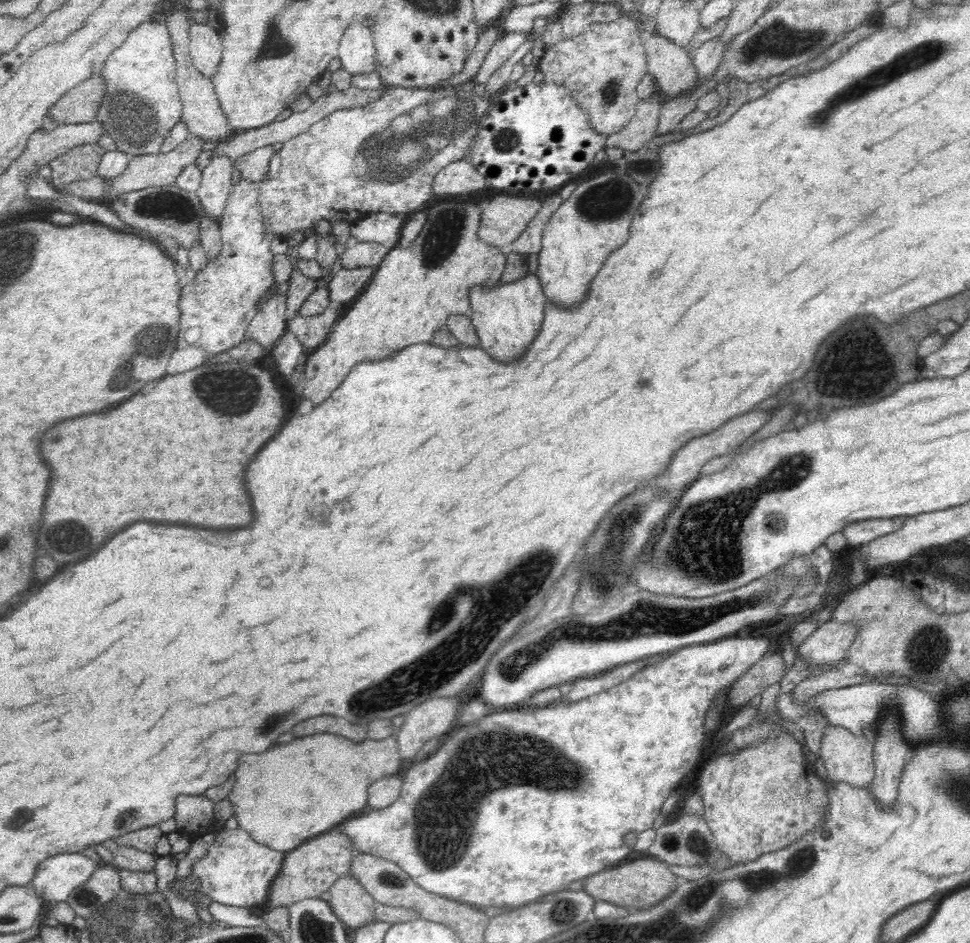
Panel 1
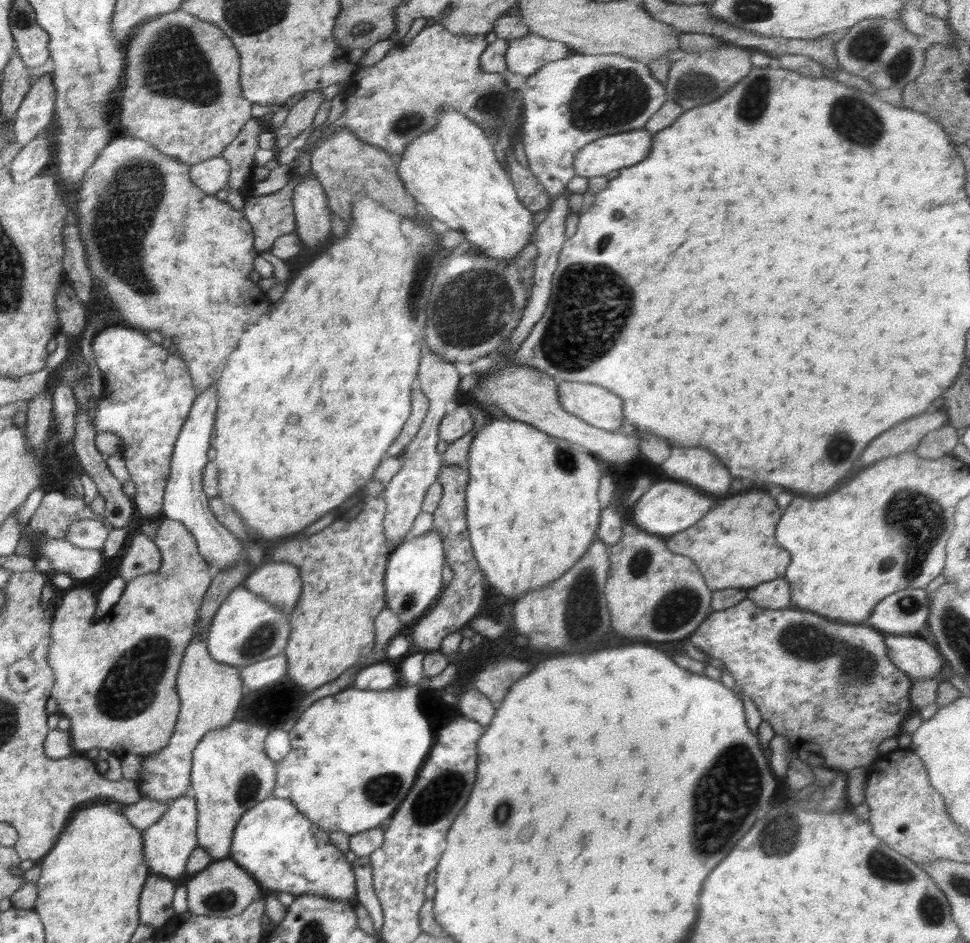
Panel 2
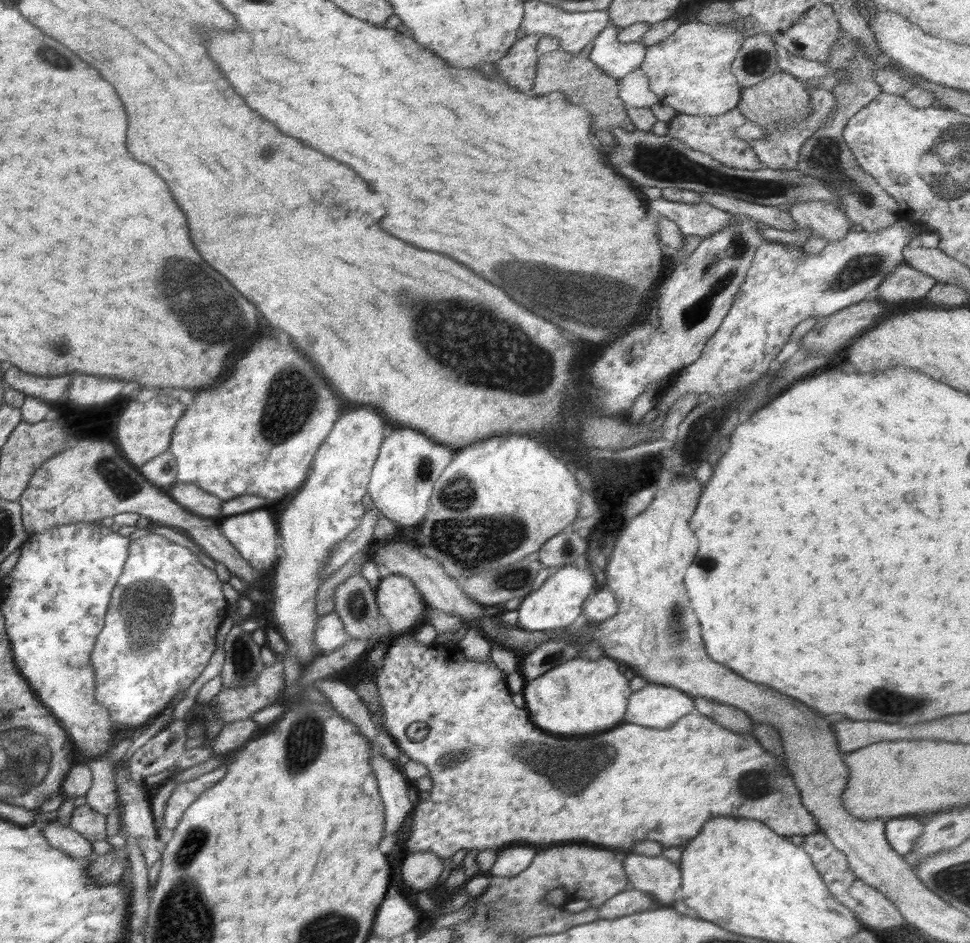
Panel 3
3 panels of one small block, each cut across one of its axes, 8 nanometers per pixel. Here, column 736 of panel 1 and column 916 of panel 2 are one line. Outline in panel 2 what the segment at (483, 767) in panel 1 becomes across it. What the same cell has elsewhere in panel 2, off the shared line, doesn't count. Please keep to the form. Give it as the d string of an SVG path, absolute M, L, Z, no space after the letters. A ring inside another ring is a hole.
M888 634L885 638L890 662L905 672L912 682L934 678L942 670L943 655L930 642L894 634Z

